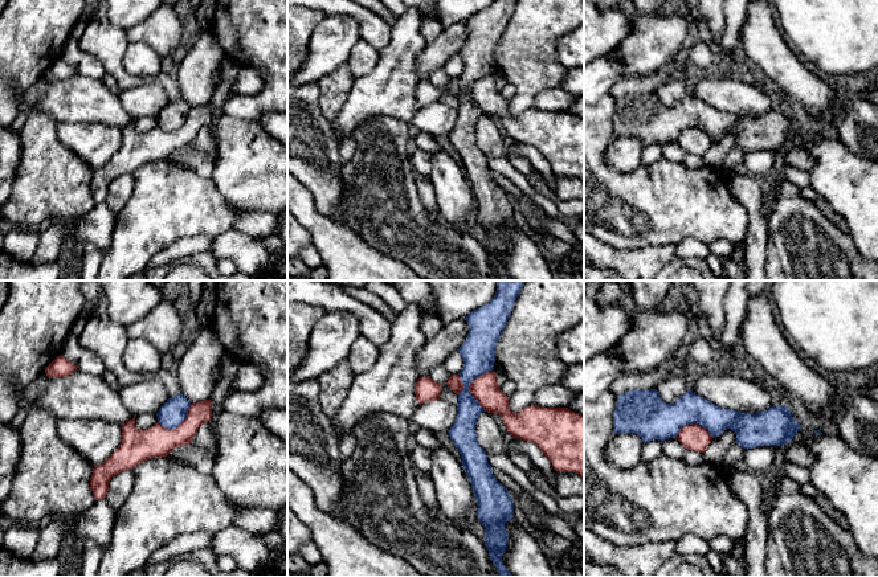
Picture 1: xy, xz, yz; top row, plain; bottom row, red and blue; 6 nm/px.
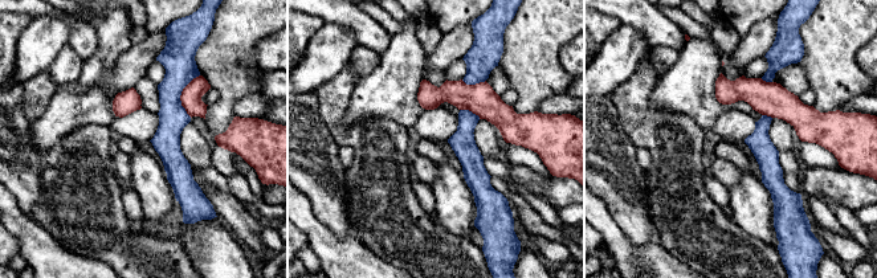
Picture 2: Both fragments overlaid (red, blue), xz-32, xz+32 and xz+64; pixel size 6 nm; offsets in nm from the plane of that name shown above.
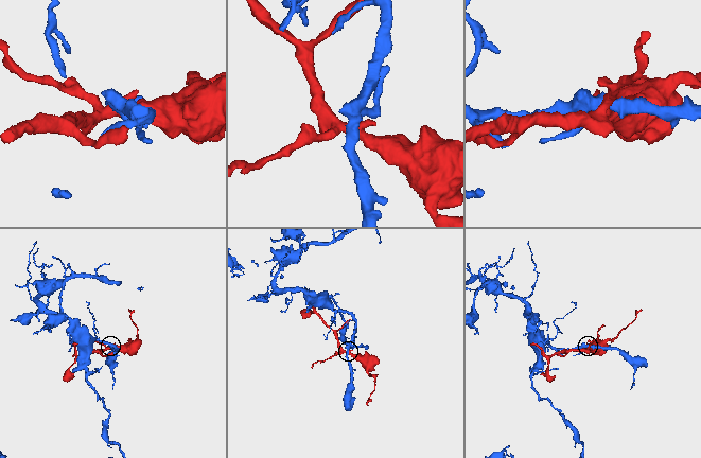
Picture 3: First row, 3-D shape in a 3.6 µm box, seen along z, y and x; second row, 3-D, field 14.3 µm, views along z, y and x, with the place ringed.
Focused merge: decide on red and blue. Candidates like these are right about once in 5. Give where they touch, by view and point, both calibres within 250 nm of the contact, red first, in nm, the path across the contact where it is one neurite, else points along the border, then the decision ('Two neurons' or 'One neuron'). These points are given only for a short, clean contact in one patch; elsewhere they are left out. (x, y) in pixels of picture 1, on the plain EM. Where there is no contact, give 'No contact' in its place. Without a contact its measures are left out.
Touches red at xz (469, 90). Thickness 170 nm (red) against 200 nm. Two neurons

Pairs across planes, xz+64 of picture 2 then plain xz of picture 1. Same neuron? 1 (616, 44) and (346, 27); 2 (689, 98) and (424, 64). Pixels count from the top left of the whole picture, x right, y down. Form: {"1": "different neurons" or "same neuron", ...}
{"1": "same neuron", "2": "different neurons"}

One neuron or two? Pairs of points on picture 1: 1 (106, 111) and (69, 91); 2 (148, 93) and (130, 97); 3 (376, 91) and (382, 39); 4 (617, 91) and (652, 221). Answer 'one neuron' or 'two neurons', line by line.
1: one neuron
2: one neuron
3: two neurons
4: two neurons

